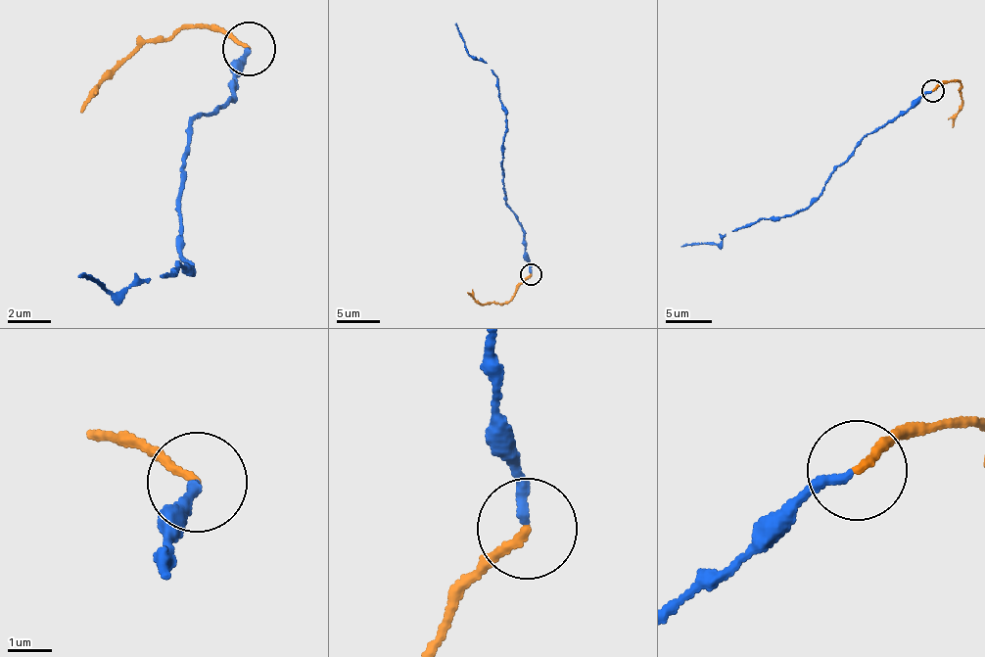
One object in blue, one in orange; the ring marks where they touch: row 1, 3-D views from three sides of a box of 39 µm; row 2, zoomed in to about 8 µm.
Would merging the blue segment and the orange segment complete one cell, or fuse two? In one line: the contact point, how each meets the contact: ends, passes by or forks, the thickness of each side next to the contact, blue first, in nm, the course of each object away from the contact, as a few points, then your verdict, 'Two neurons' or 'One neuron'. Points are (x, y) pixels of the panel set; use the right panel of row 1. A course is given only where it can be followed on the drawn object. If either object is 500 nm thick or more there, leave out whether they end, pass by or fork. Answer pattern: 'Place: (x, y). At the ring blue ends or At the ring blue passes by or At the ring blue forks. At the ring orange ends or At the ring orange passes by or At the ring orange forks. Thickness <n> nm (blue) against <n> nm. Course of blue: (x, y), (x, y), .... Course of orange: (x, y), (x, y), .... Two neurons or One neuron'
Place: (932, 90). At the ring blue ends. At the ring orange ends. Thickness 200 nm (blue) against 190 nm. Course of blue: (931, 91), (862, 138), (824, 189), (804, 210), (790, 215), (758, 218), (725, 234), (714, 245), (680, 247). Course of orange: (933, 91), (948, 80), (959, 82), (961, 98), (953, 126). One neuron

